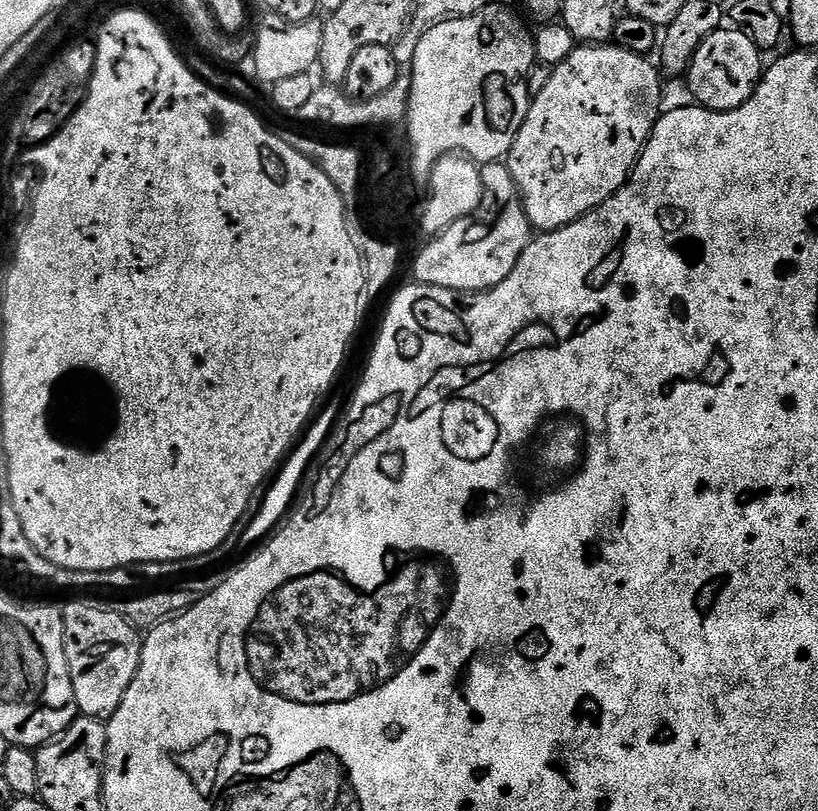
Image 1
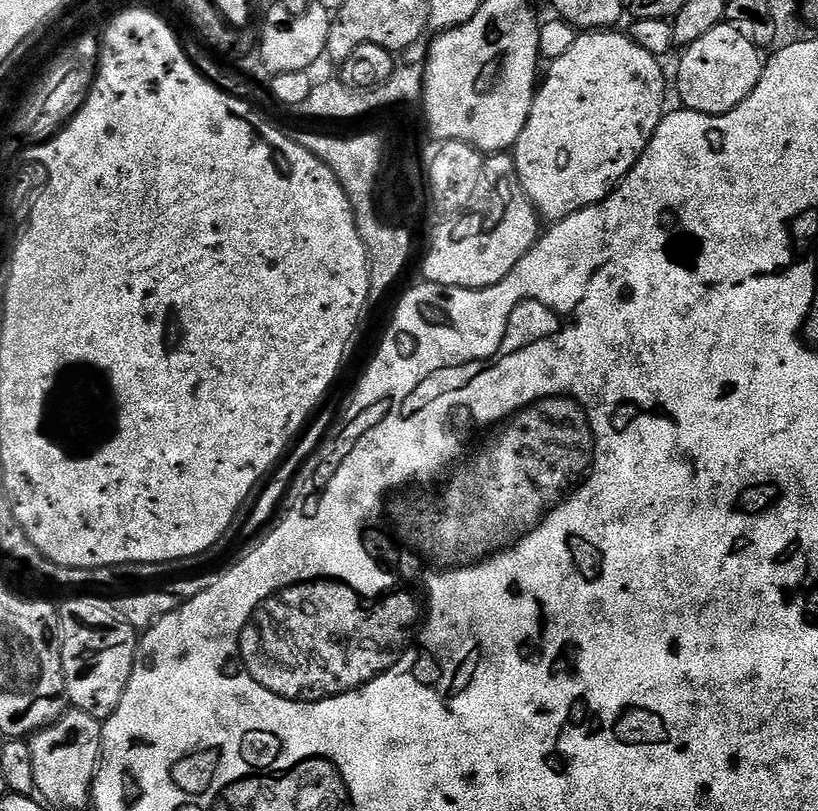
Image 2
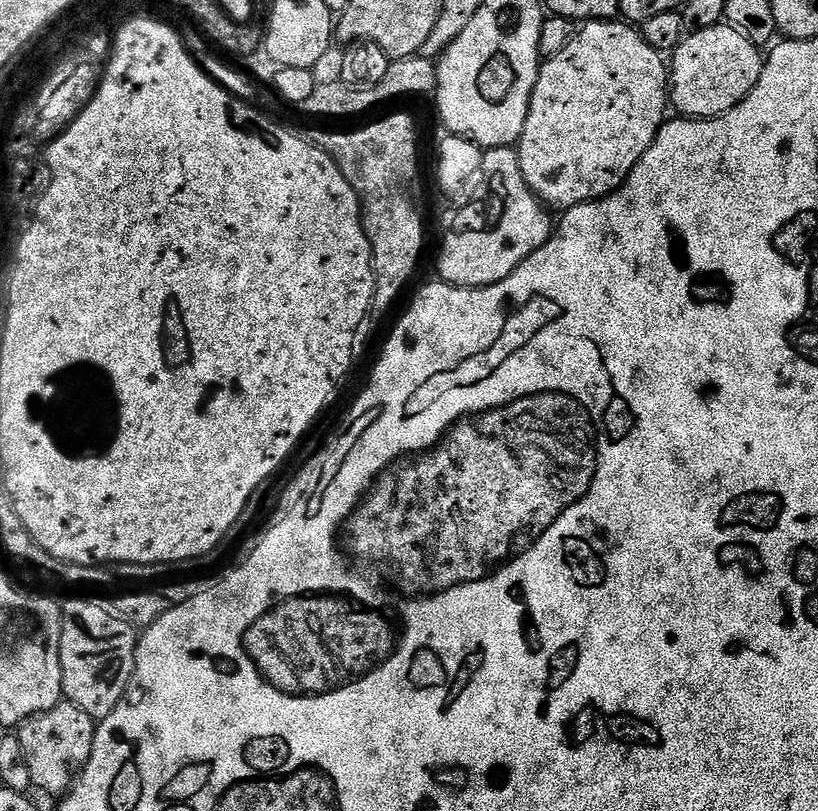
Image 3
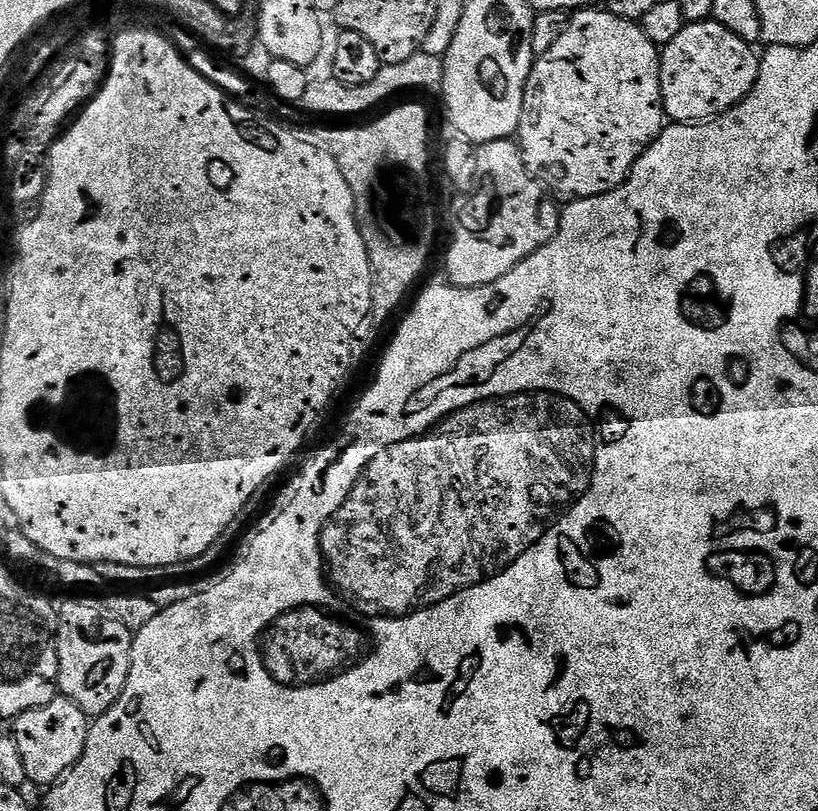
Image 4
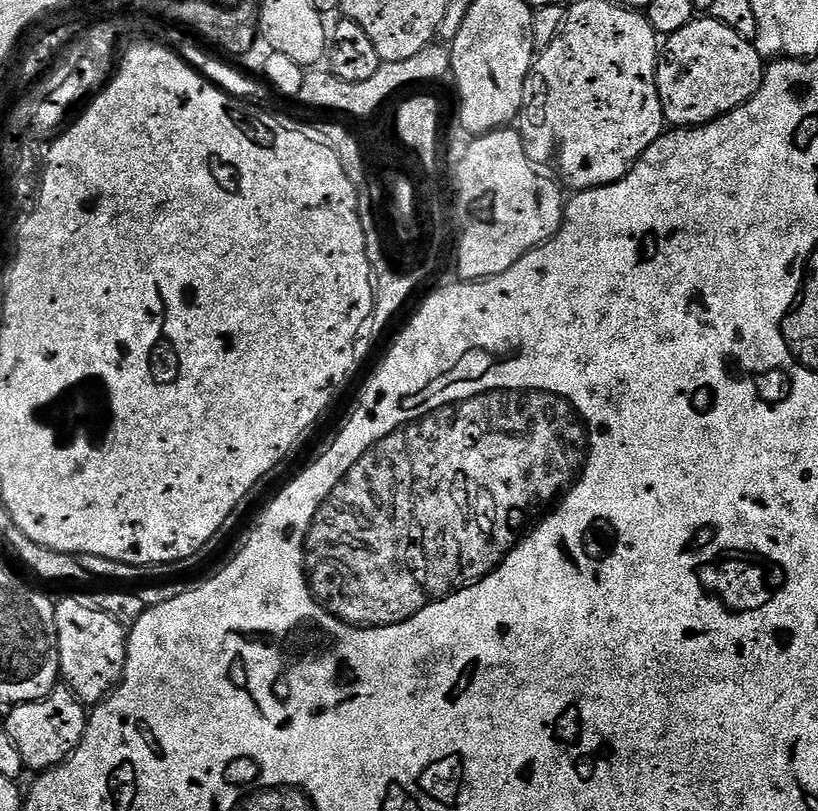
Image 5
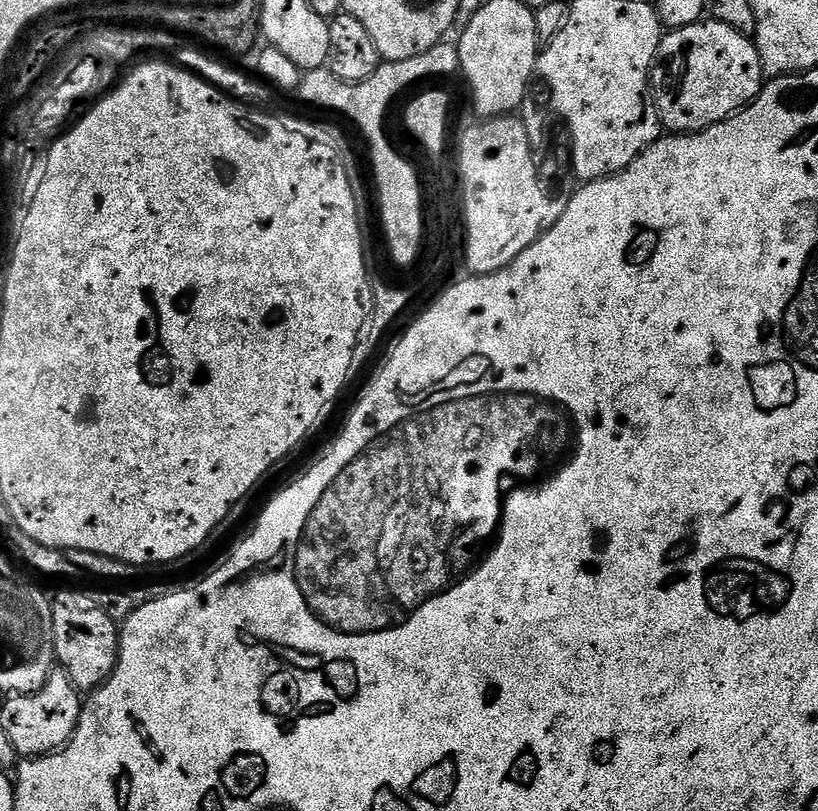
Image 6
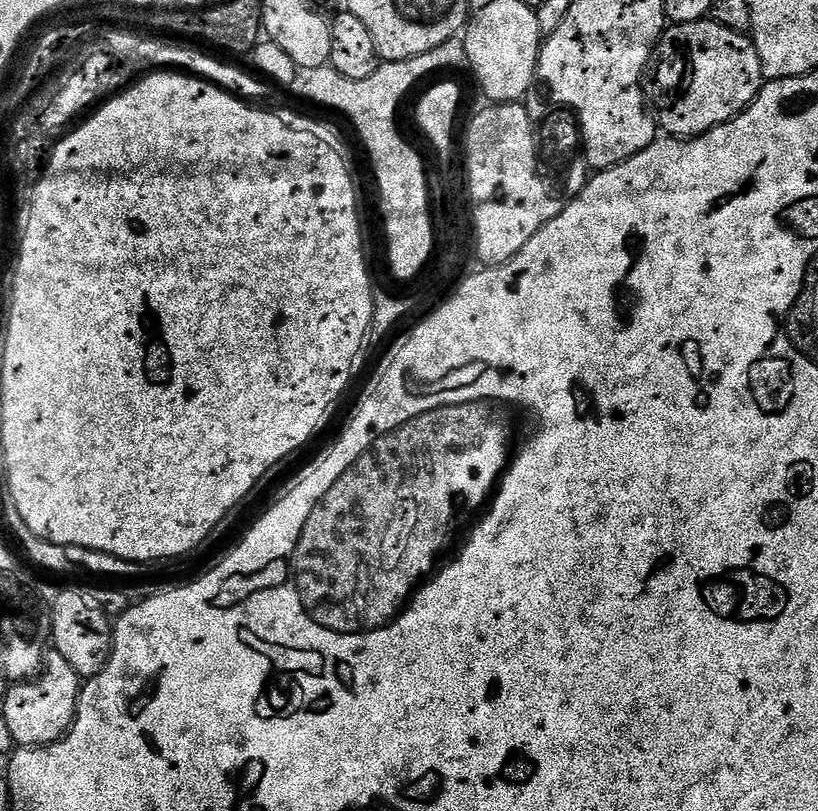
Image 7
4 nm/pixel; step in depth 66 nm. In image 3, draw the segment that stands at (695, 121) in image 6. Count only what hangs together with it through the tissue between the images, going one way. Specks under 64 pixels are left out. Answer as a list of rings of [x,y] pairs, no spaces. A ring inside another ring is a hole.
[[[721,22],[712,28],[698,28],[689,31],[676,51],[670,56],[670,104],[677,108],[679,115],[693,120],[710,120],[714,116],[721,116],[738,106],[754,90],[758,78],[764,69],[765,57],[760,56],[761,49],[750,43],[738,30],[728,27]]]

